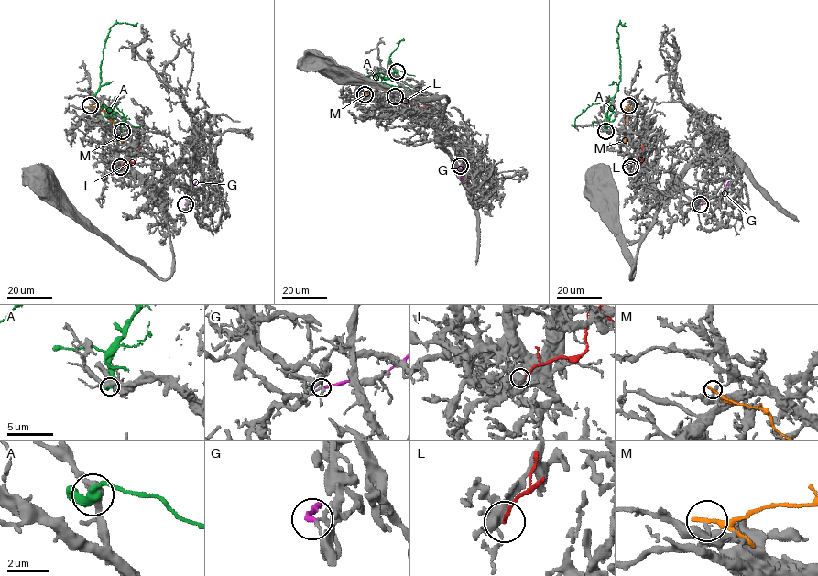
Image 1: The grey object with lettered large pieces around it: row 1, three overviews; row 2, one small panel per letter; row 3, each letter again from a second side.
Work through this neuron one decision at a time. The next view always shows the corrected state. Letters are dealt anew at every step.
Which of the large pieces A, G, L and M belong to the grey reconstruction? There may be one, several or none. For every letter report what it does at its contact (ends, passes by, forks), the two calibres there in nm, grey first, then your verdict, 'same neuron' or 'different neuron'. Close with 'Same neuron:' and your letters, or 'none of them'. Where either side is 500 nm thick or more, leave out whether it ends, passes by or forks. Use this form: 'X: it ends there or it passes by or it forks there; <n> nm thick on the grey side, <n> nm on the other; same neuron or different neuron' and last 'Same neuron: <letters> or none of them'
A: 400 nm thick on the grey side, 500 nm on the other; different neuron
G: it ends there; 200 nm thick on the grey side, 240 nm on the other; different neuron
L: it ends there; 440 nm thick on the grey side, 200 nm on the other; different neuron
M: it ends there; 170 nm thick on the grey side, 280 nm on the other; different neuron
Same neuron: none of them

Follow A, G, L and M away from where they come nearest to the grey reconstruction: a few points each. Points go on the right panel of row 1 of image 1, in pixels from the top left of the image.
A: (605, 131), (605, 122), (612, 113), (609, 101), (620, 81), (616, 29), (620, 23), (625, 23)
G: (700, 204), (717, 200), (729, 181)
L: (630, 167), (641, 153), (642, 163)
M: (627, 105), (625, 142)

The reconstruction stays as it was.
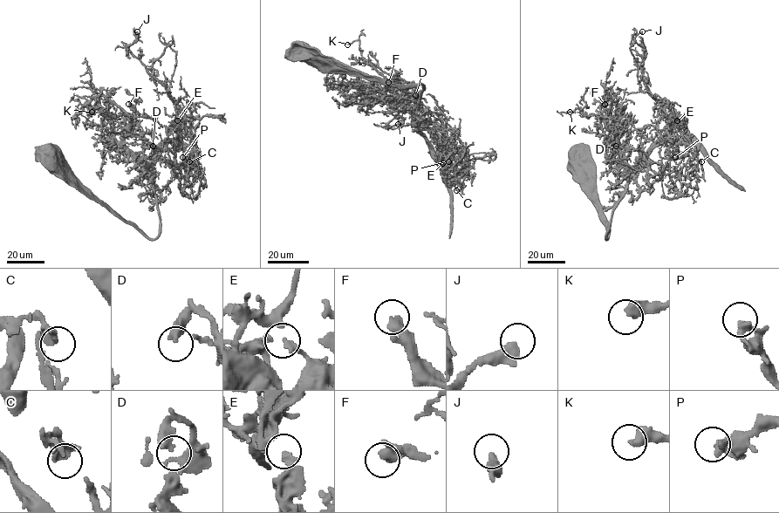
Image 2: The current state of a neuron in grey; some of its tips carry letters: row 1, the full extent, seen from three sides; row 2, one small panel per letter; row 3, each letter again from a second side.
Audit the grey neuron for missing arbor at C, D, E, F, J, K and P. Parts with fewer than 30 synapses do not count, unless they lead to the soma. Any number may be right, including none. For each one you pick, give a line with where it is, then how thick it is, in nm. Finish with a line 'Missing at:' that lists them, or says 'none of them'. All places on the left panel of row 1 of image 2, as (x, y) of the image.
D: place (153, 146); calibre 420 nm
F: place (128, 104); calibre 440 nm
Missing at: D, F

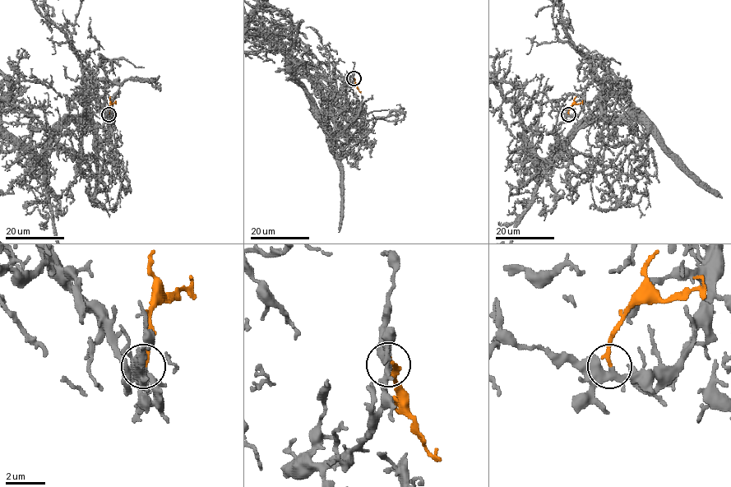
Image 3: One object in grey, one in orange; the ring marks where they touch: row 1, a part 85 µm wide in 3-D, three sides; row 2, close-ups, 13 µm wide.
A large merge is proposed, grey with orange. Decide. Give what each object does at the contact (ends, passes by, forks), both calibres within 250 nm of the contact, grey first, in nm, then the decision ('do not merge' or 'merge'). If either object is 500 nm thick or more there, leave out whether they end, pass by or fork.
grey forks | orange ends | 280/240 nm | merge

